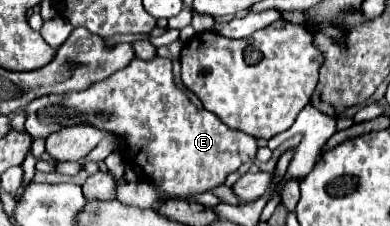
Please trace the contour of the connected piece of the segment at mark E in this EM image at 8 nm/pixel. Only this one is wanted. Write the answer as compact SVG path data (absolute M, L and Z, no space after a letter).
M155 56L151 60L139 60L135 58L129 66L123 70L111 74L111 78L105 78L103 82L95 82L95 86L89 86L83 92L69 94L47 94L43 98L37 98L29 104L25 130L33 138L47 138L49 134L73 126L73 124L89 124L99 130L107 130L119 138L125 140L125 162L131 166L137 166L143 174L143 180L149 180L149 184L161 194L161 200L171 198L183 198L189 200L189 196L203 194L207 190L213 190L225 182L225 178L235 172L243 162L255 160L257 154L257 140L247 136L245 132L231 130L225 126L215 114L197 108L185 90L181 90L171 74L171 60Z

